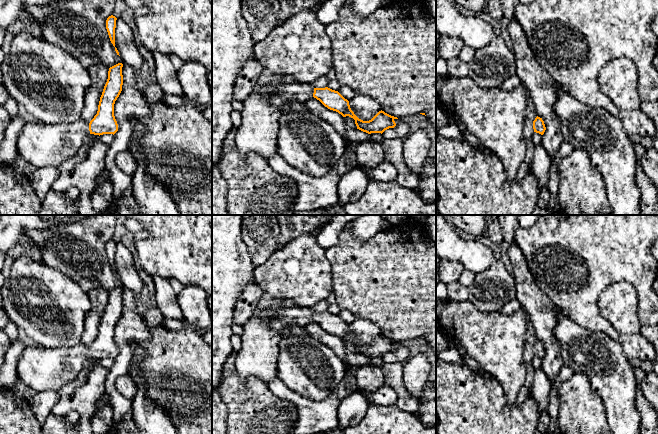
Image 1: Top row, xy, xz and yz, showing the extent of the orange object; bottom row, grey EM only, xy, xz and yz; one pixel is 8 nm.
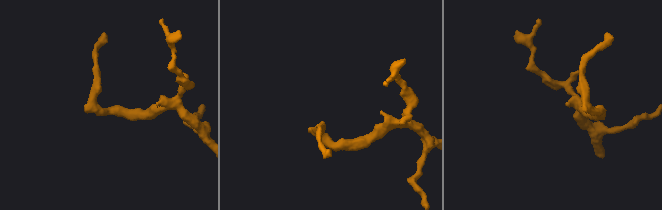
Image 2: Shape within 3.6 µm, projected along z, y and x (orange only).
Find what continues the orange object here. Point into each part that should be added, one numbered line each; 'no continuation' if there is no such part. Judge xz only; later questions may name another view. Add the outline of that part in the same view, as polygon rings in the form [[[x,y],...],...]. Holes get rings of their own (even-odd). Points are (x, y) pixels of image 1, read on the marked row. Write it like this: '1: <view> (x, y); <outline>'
1: xz (258, 132); [[[283,79],[277,84],[267,84],[257,90],[253,90],[243,101],[244,107],[241,111],[241,125],[236,129],[235,144],[237,150],[243,154],[255,153],[268,161],[277,154],[278,121],[282,118],[281,111],[271,103],[271,97],[282,95],[293,100],[306,103],[313,97],[314,88],[310,84]]]

